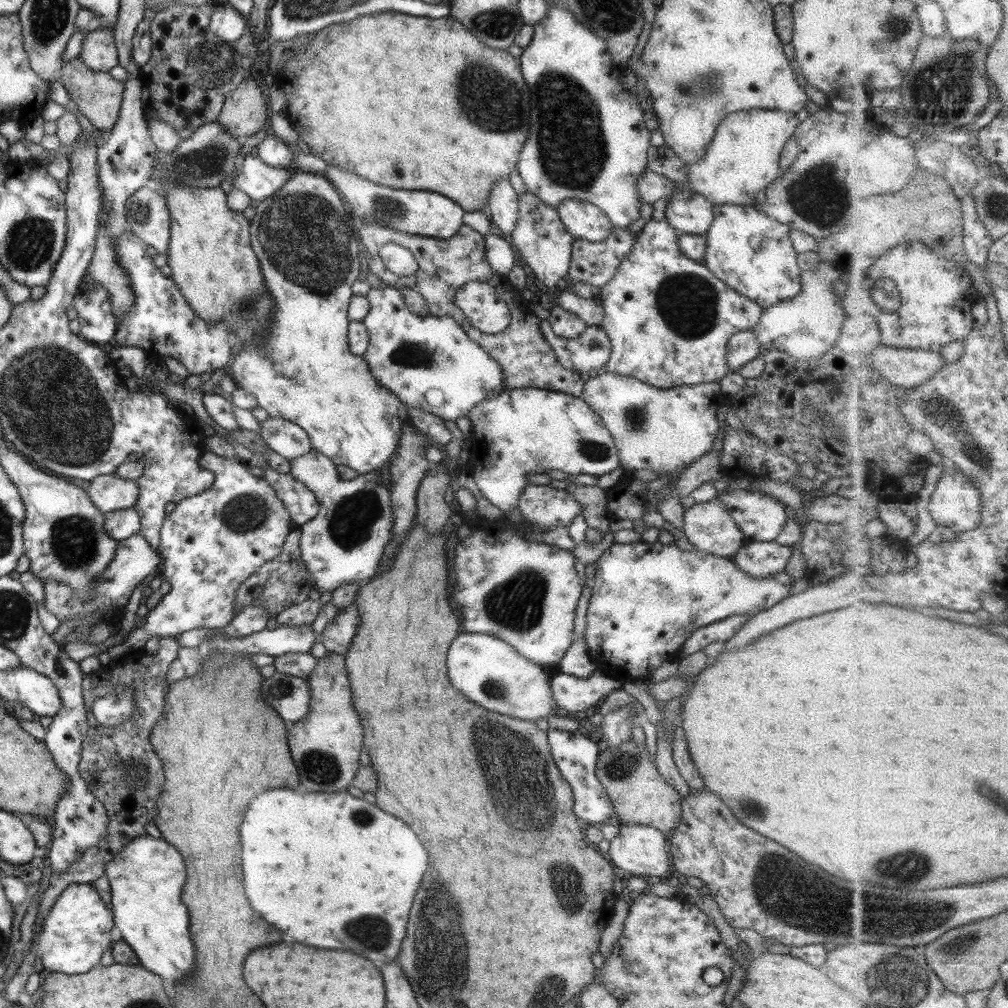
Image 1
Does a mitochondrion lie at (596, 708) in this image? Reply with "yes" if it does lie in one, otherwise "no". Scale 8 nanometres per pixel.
no

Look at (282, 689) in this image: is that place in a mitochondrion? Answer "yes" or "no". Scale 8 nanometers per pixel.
yes

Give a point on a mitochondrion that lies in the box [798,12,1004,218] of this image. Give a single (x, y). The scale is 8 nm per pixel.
(941, 88)

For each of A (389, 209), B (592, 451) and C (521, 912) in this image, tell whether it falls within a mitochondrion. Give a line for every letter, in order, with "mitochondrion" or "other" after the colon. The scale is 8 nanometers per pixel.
A: mitochondrion
B: mitochondrion
C: other

